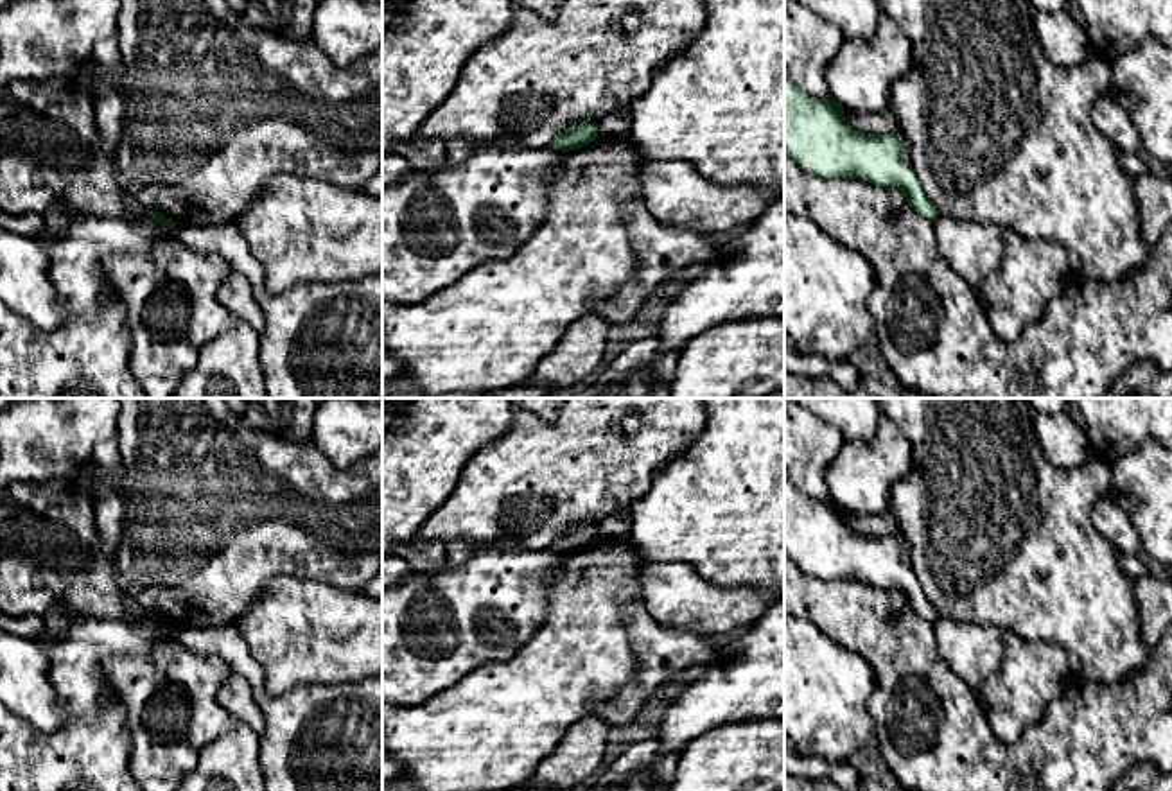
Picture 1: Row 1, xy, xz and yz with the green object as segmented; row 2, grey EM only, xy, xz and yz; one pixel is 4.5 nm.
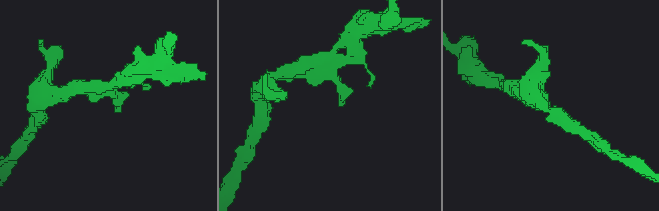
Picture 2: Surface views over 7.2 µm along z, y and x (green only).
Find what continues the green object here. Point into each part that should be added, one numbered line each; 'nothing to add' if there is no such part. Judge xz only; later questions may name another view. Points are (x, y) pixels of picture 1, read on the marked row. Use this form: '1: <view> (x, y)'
nothing to add

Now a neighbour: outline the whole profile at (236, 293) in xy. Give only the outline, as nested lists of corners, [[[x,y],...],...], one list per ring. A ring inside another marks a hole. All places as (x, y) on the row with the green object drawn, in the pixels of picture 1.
[[[232,271],[219,287],[219,301],[235,319],[246,321],[258,334],[264,330],[264,310],[255,298],[251,282],[239,271]]]

